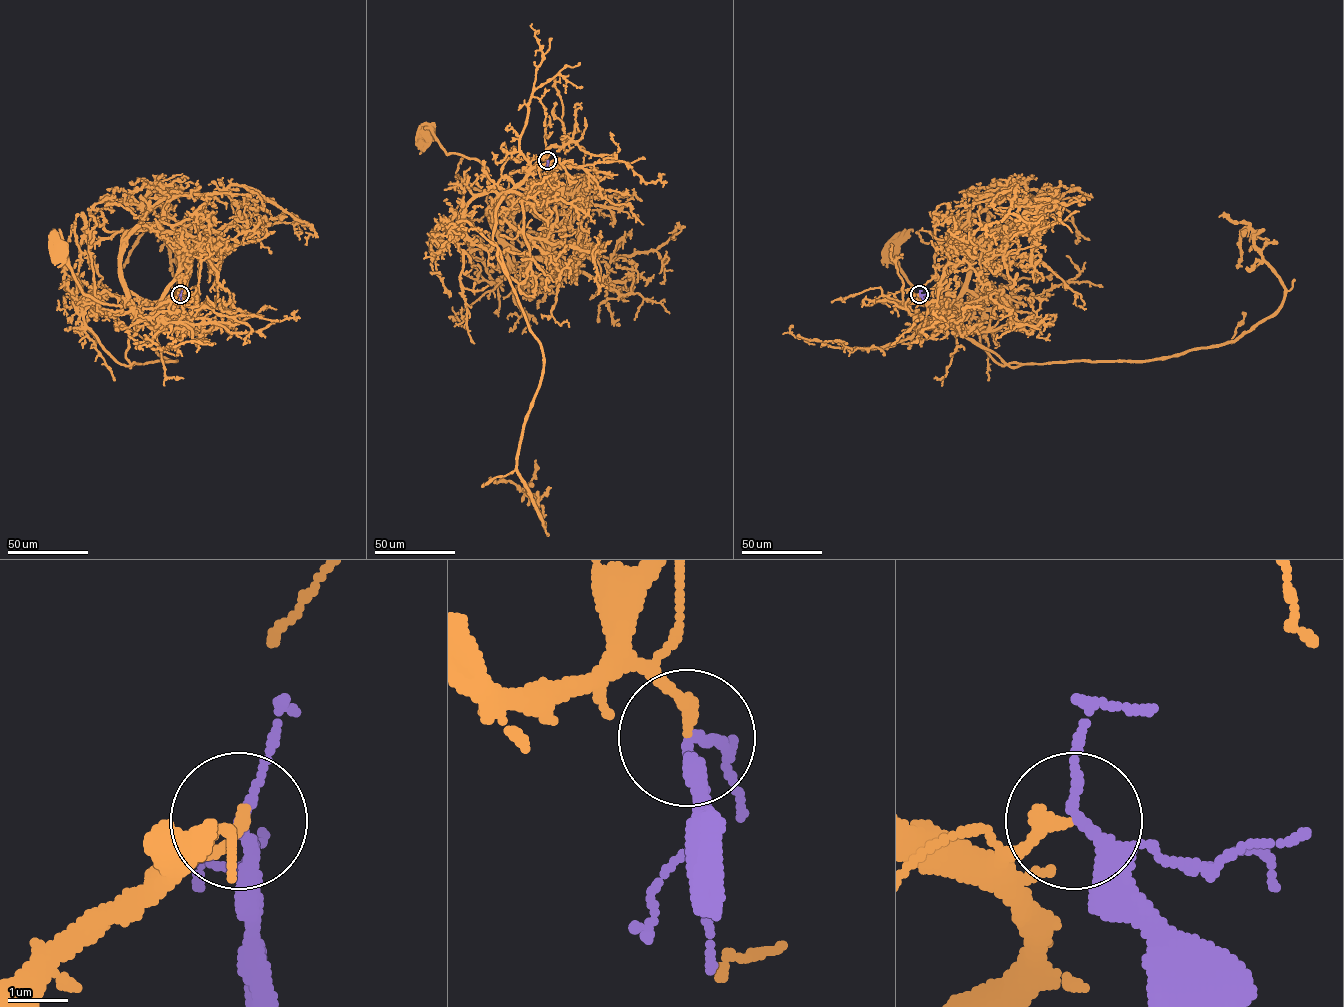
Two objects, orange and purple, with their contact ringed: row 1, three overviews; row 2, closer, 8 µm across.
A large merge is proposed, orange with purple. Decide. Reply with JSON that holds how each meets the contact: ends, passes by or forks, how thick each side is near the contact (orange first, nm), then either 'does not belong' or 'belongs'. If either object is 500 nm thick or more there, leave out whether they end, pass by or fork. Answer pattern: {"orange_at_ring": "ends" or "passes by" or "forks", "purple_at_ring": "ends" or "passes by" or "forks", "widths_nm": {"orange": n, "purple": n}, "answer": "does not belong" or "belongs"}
{"orange_at_ring": "ends", "purple_at_ring": "forks", "widths_nm": {"orange": 220, "purple": 150}, "answer": "belongs"}

